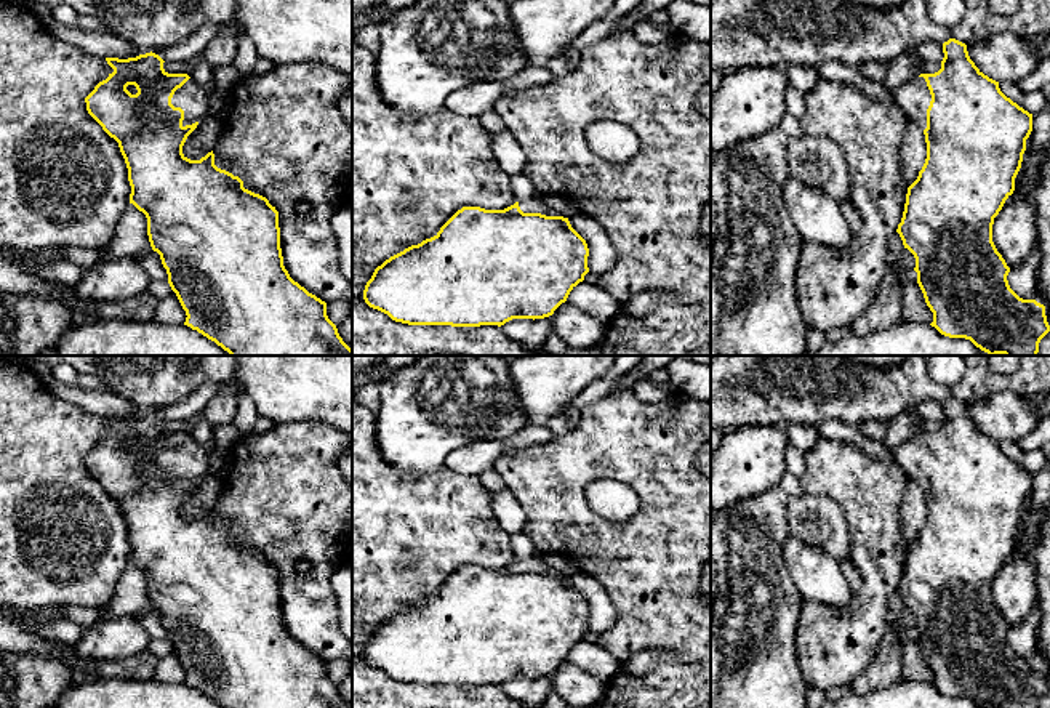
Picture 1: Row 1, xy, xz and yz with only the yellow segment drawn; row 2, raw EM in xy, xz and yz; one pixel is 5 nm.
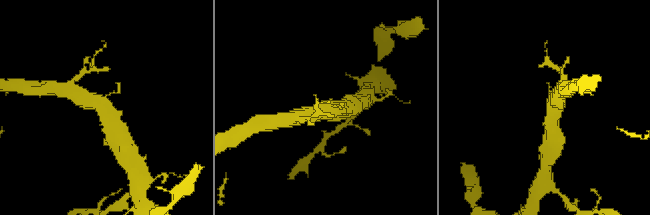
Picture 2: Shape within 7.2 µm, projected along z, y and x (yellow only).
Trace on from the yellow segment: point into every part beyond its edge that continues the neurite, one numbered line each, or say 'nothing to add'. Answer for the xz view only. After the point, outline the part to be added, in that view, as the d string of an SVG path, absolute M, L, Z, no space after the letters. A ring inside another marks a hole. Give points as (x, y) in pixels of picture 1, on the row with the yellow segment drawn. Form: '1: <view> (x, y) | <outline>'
1: xz (535, 204) | M536 194L535 197L519 202L519 207L523 213L541 213L546 216L562 216L555 213L552 208L549 208L544 200Z

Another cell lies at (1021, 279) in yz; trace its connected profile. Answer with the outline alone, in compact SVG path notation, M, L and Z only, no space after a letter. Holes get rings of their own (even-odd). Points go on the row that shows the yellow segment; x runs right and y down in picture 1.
M1036 247L1018 266L1010 268L1008 285L1023 300L1036 300L1039 261L1040 251Z

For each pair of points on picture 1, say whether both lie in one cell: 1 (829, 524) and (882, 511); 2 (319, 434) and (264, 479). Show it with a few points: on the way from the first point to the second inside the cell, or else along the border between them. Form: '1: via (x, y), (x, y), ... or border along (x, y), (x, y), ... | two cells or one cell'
1: border along (820, 494), (833, 498), (844, 513), (849, 558) | two cells
2: via (306, 447), (277, 476) | one cell

